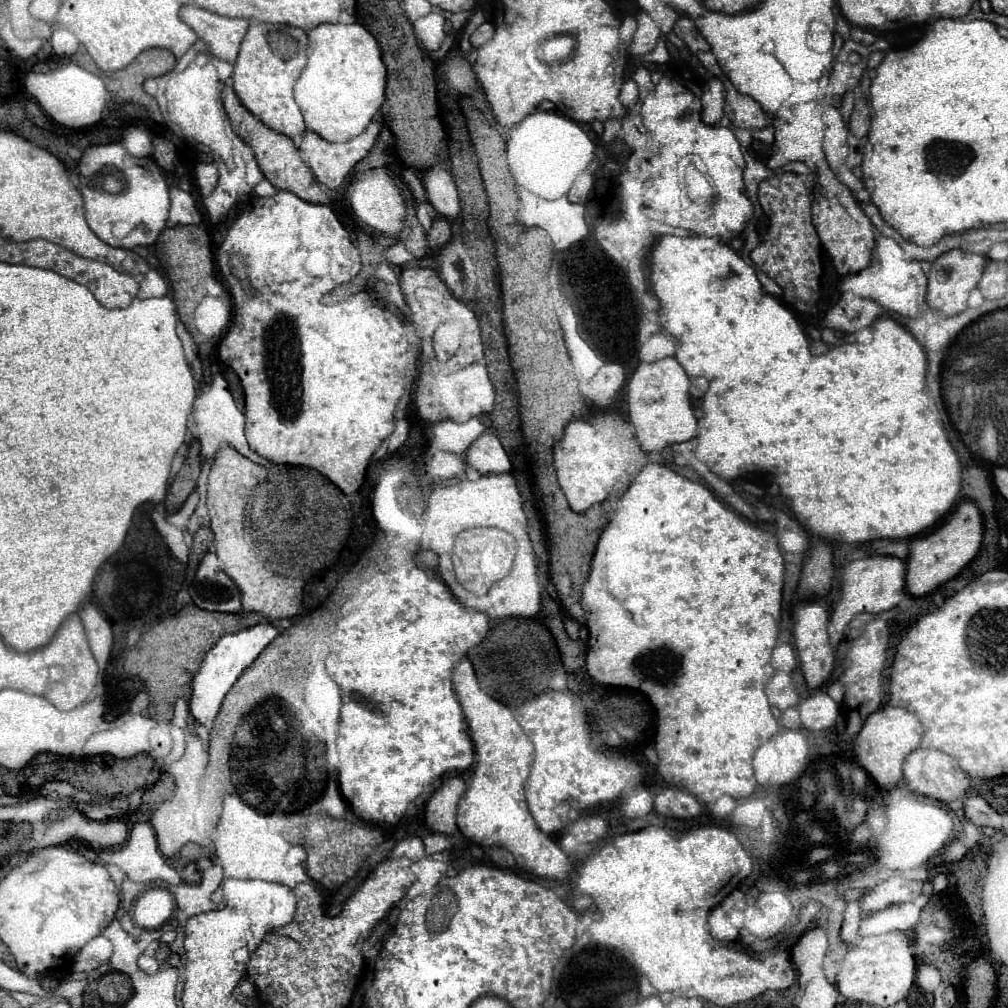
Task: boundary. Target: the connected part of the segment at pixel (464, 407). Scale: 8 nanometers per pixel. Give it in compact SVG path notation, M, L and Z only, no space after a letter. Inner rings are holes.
M471 363L435 381L435 395L449 419L463 423L481 413L491 413L495 405L493 385L483 363Z

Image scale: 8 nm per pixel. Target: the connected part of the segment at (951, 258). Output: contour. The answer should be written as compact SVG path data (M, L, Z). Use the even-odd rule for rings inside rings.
M951 249L951 251L939 255L931 263L931 271L927 273L927 277L929 277L927 301L933 307L933 311L937 311L943 317L961 313L967 307L969 293L977 287L981 275L983 275L985 263L987 263L987 259L983 255L977 255L977 253L971 253L971 251L963 251L963 249Z

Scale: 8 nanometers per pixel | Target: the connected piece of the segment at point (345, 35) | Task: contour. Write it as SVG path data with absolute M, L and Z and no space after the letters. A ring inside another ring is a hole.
M323 23L309 31L307 67L295 85L295 101L311 131L325 141L349 141L367 129L384 99L385 65L377 41L363 25Z

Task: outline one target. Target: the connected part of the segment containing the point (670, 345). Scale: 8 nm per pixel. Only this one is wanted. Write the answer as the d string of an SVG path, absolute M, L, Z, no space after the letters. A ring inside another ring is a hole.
M659 331L659 333L651 335L651 337L641 345L639 359L651 363L651 361L663 359L665 355L673 355L675 349L677 349L677 341L675 341L671 335Z

